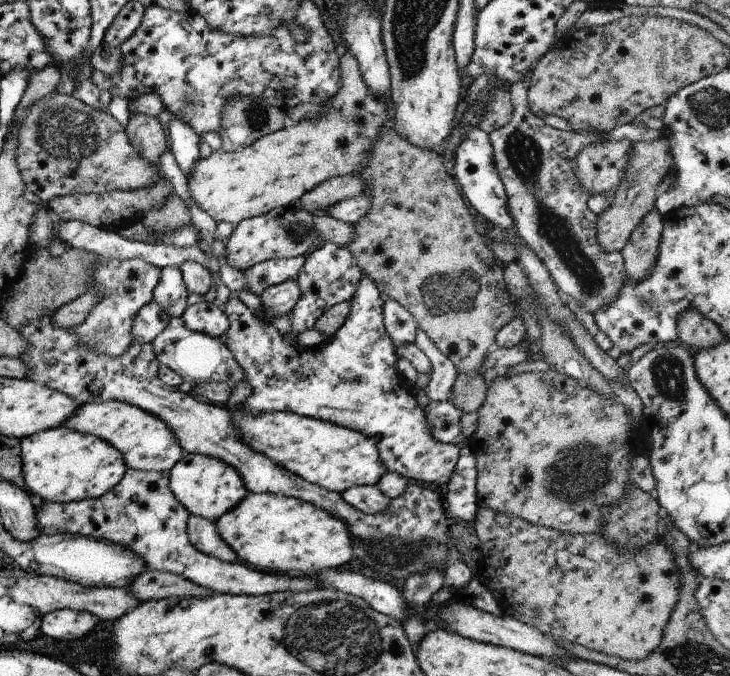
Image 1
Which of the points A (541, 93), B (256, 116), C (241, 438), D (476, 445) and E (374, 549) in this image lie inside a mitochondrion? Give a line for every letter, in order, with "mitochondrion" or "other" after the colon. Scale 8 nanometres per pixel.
A: other
B: mitochondrion
C: other
D: other
E: mitochondrion

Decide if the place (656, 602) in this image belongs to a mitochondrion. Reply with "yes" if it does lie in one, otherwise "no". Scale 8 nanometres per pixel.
no

